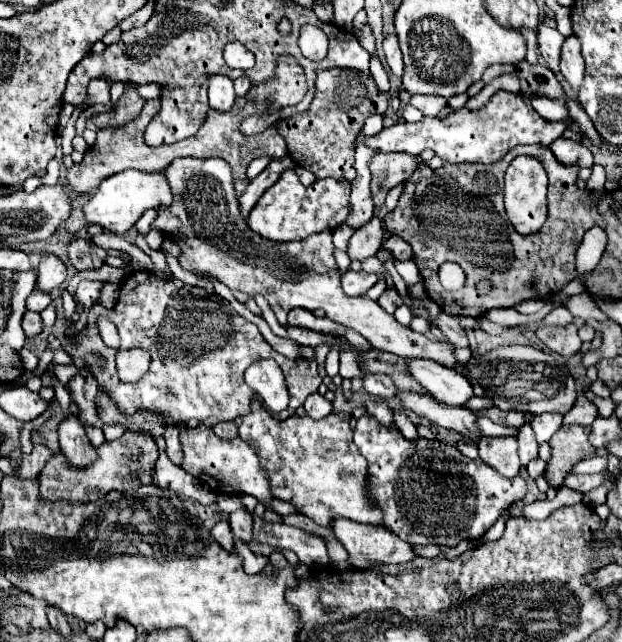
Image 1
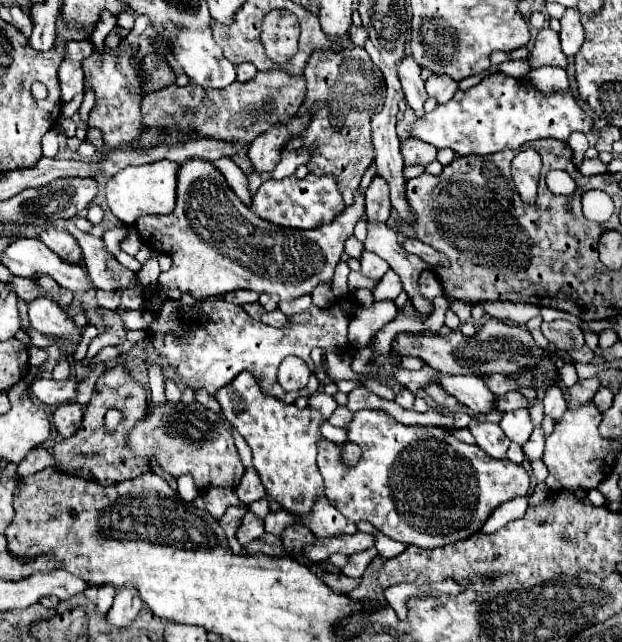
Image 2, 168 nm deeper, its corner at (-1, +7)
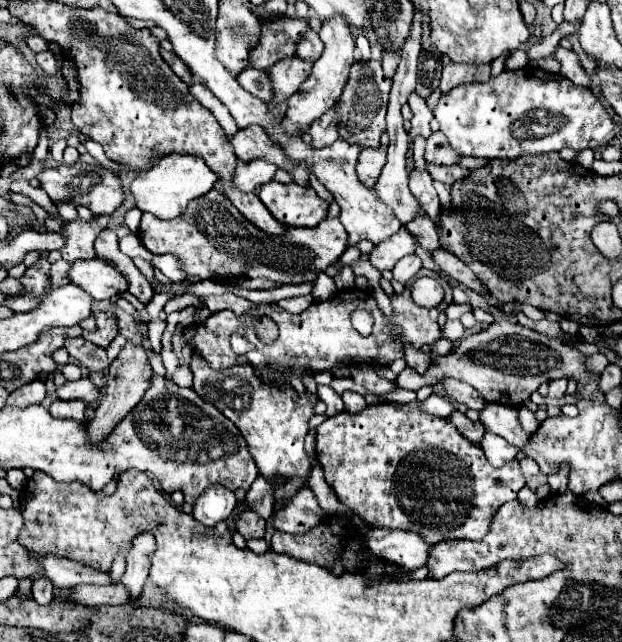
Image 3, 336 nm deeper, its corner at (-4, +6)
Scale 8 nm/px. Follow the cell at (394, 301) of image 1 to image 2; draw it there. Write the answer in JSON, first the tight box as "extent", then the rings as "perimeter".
{"extent":[374,268,402,300],"perimeter":[[[390,268],[384,278],[380,280],[380,284],[374,288],[374,300],[394,300],[402,290],[402,282],[398,278],[398,274]]]}

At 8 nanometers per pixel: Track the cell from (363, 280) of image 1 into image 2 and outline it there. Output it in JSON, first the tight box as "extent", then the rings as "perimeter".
{"extent":[360,252,390,280],"perimeter":[[[364,252],[360,262],[362,262],[362,274],[372,278],[372,280],[380,280],[388,272],[388,268],[390,268],[386,260],[382,260],[380,256],[376,256],[372,252]]]}

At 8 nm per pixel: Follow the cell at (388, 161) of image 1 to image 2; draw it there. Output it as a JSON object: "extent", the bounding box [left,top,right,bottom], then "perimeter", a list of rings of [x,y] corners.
{"extent":[402,138,438,166],"perimeter":[[[408,138],[404,144],[402,144],[402,156],[404,156],[404,164],[410,166],[410,164],[430,164],[436,160],[436,154],[438,154],[438,148],[428,144],[428,142],[422,142],[418,138]]]}

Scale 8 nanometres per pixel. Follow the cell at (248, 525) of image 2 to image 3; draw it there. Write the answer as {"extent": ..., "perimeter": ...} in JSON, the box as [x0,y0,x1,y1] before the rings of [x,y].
{"extent":[237,511,265,541],"perimeter":[[[243,511],[237,519],[237,533],[241,533],[247,541],[261,539],[265,535],[265,519],[255,515],[253,511]]]}

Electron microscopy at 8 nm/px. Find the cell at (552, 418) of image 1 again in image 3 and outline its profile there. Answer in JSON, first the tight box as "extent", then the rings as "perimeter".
{"extent":[547,379,567,399],"perimeter":[[[557,379],[557,381],[551,381],[551,383],[549,383],[549,395],[547,395],[547,397],[561,399],[561,397],[565,395],[565,389],[567,389],[567,379]]]}

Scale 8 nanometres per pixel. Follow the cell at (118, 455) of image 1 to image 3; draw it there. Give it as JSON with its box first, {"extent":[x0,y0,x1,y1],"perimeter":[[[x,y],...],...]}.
{"extent":[87,341,149,445],"perimeter":[[[127,341],[127,345],[121,349],[119,357],[109,365],[109,373],[107,373],[107,383],[105,383],[105,395],[101,399],[101,403],[95,409],[93,419],[87,421],[87,435],[91,445],[95,443],[103,443],[109,433],[117,427],[117,423],[121,423],[121,417],[125,417],[145,395],[145,391],[149,389],[149,361],[145,355],[145,349],[141,345],[135,345],[131,341]]]}

